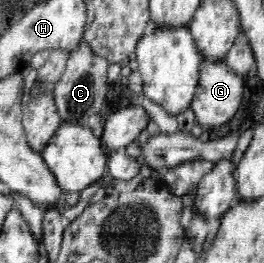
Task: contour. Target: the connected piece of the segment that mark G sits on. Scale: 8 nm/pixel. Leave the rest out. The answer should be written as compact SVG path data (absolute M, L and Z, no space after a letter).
M202 59L200 81L192 99L191 109L205 129L221 127L237 113L241 105L244 79L225 61L210 63Z

